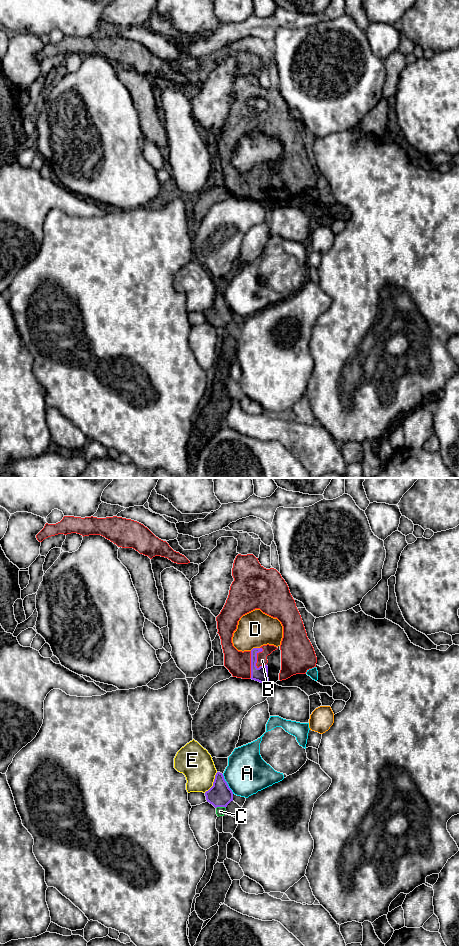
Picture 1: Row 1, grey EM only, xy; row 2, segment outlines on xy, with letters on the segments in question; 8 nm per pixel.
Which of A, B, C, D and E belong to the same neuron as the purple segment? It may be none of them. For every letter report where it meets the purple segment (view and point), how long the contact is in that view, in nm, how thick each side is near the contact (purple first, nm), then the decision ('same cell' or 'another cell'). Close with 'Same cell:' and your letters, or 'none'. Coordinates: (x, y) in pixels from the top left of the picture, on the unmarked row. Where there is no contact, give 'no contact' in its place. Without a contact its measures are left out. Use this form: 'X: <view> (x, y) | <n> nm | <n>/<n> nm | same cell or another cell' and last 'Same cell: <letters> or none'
A: xy (227, 304) | 180 nm | 190/340 nm | another cell
B: xy (256, 177) | 180 nm | 120/80 nm | same cell
C: xy (220, 326) | 80 nm | 190/80 nm | another cell
D: xy (254, 168) | 80 nm | 120/280 nm | another cell
E: xy (213, 303) | 200 nm | 190/260 nm | another cell
Same cell: B

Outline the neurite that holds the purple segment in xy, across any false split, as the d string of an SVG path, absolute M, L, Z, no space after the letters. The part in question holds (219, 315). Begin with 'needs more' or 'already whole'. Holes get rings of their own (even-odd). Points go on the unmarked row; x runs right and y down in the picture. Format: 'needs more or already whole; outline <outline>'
already whole; outline M217 292L213 306L205 312L206 320L215 328L227 327L233 321L233 312L229 308L222 293Z

